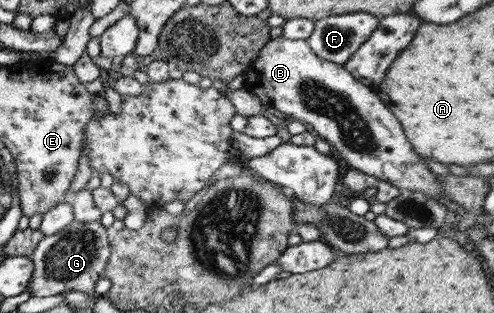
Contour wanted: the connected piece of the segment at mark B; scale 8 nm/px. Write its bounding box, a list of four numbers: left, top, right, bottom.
[243,36,447,201]

